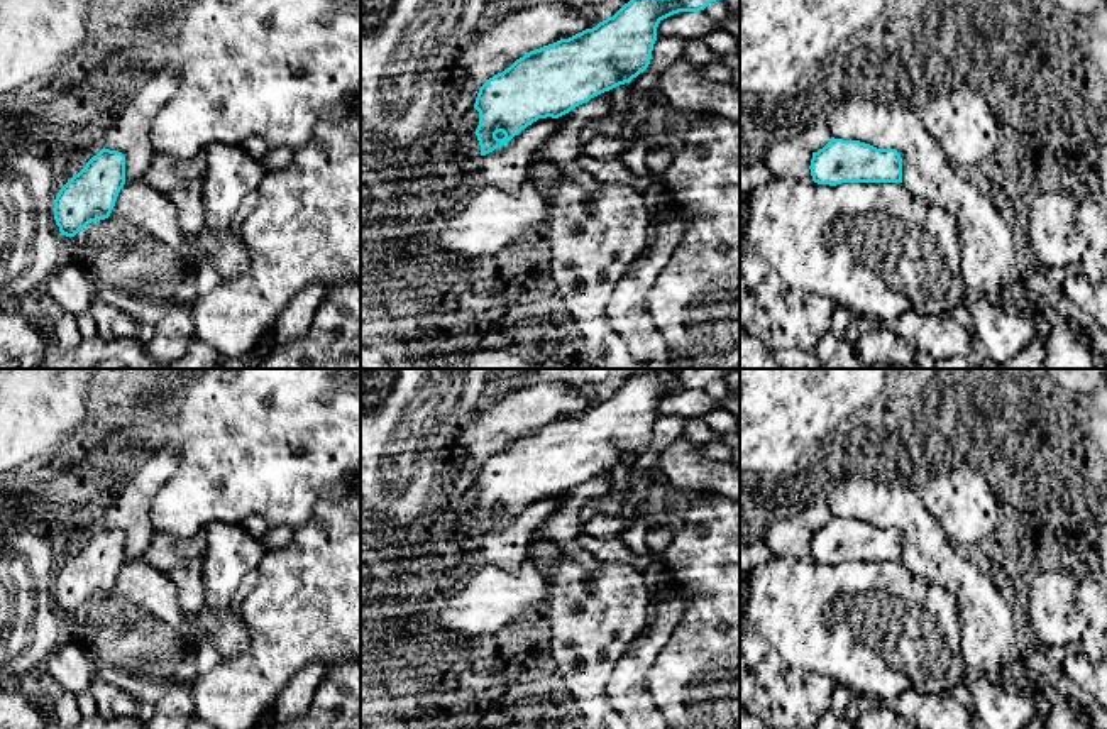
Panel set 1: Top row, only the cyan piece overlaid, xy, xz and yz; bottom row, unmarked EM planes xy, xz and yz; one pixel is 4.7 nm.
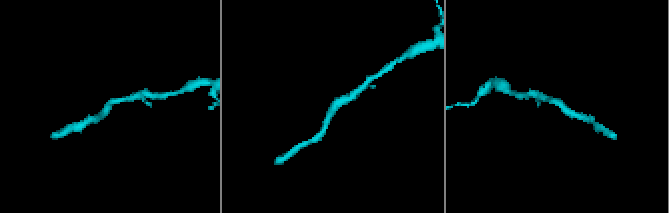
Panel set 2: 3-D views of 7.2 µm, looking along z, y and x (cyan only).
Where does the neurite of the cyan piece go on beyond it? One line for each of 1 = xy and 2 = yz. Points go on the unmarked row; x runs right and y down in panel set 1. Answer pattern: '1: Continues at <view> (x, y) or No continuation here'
1: No continuation here
2: No continuation here

